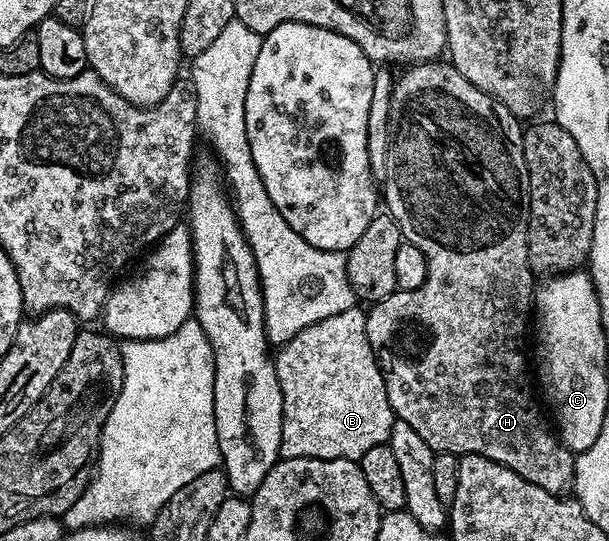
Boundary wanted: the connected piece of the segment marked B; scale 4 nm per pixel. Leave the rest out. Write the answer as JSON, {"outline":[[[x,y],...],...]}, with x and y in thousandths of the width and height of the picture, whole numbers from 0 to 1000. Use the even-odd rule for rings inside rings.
{"outline":[[[580,566],[575,573],[562,573],[562,580],[548,580],[542,588],[529,588],[529,595],[516,595],[516,603],[502,603],[476,632],[470,632],[452,652],[453,689],[456,706],[463,713],[463,736],[466,738],[466,763],[463,765],[463,817],[460,819],[460,841],[465,848],[476,847],[522,847],[524,850],[583,850],[589,852],[601,832],[608,832],[622,821],[635,821],[644,793],[647,763],[640,750],[640,736],[634,728],[634,706],[617,667],[614,647],[608,640],[608,625],[601,625],[601,577],[591,566]]]}

